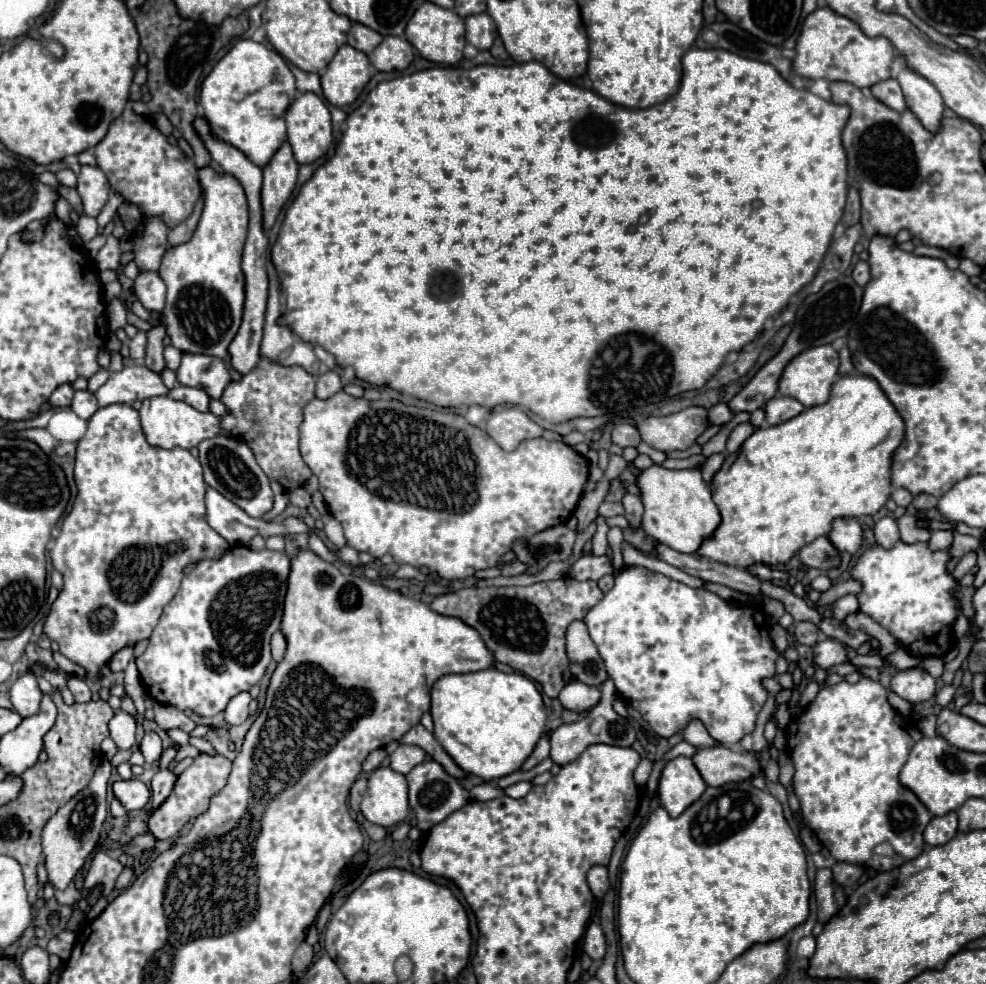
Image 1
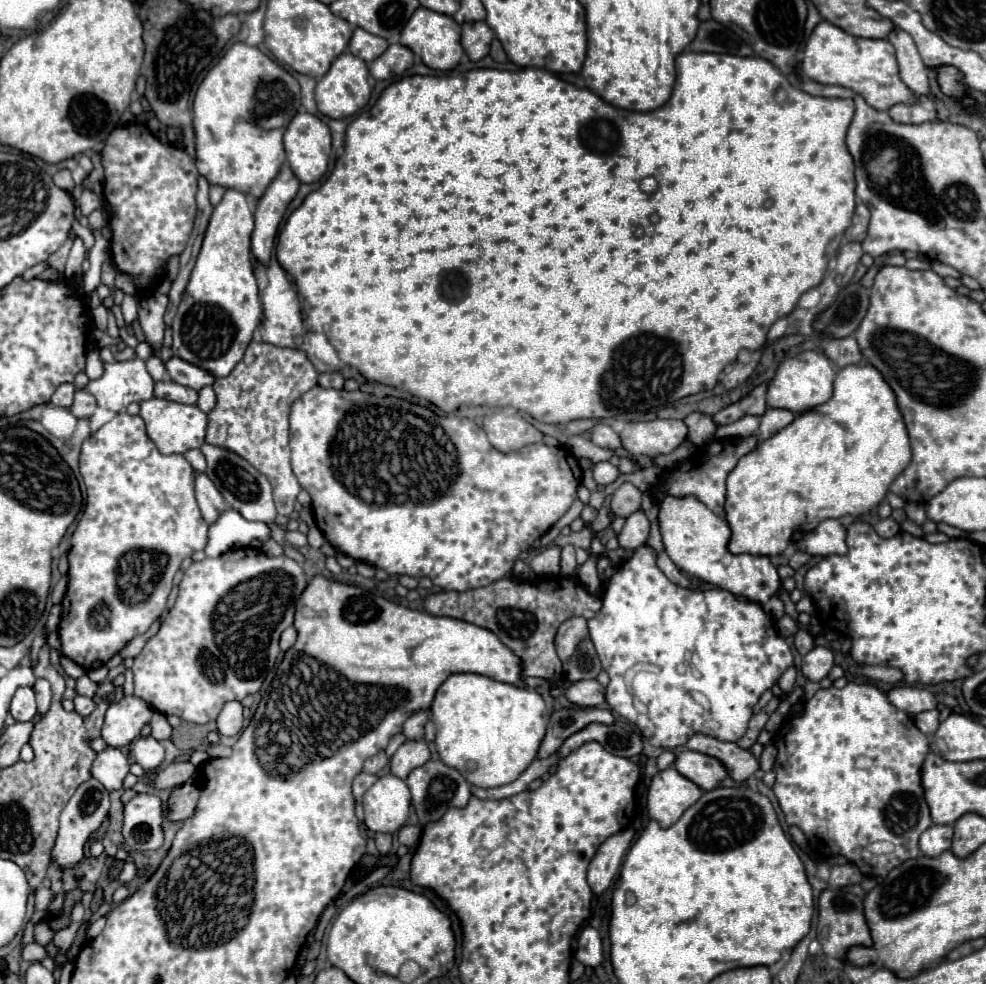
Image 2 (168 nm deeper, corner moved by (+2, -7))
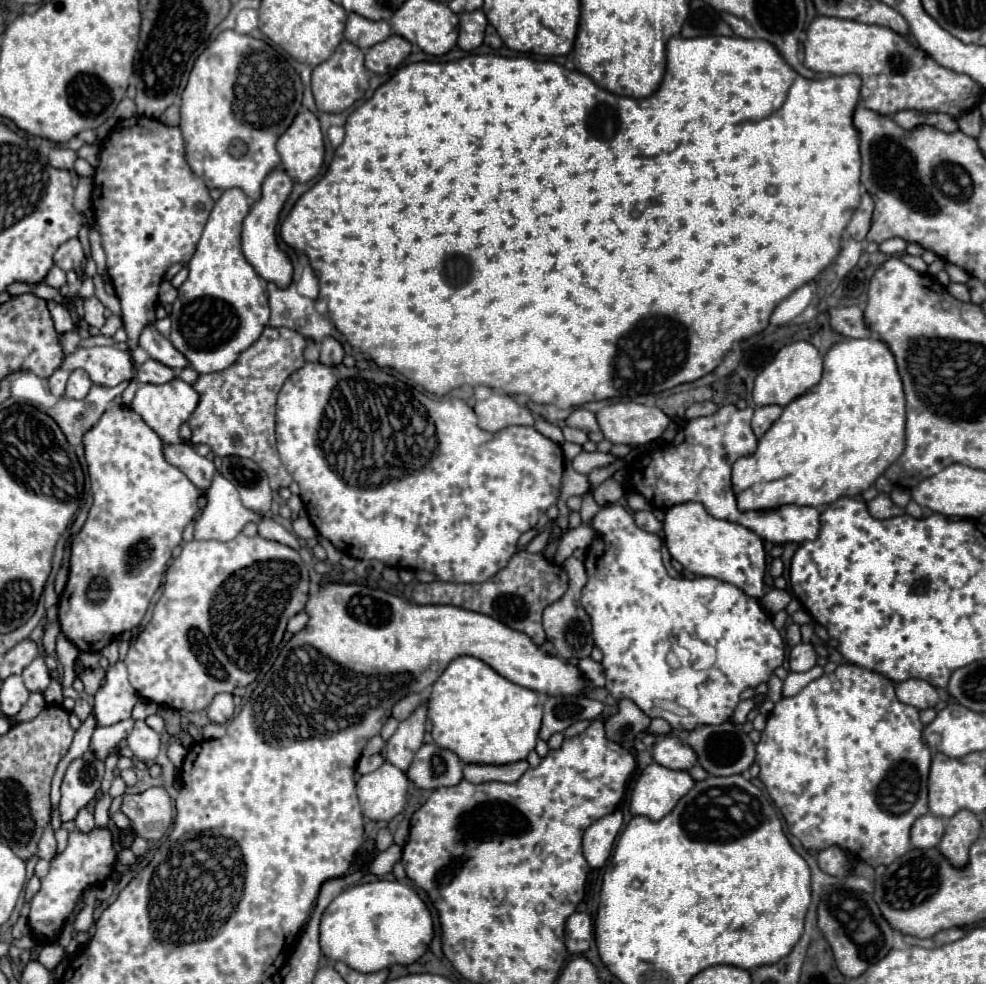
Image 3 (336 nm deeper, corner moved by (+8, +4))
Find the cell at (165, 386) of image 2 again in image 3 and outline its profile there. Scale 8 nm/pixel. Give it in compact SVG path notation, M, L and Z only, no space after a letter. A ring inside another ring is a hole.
M148 358L142 366L138 366L136 370L136 380L140 378L140 382L150 382L150 384L164 384L164 382L170 382L174 378L174 370L160 364L158 360L152 360ZM138 370L140 370L140 376L138 376Z

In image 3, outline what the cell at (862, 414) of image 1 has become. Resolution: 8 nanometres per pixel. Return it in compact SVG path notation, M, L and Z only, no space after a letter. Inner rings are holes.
M850 338L834 344L828 354L824 356L824 372L822 380L818 386L796 400L792 400L782 416L772 424L772 428L758 440L758 448L752 456L738 458L732 466L732 486L738 498L738 508L740 510L768 510L768 508L778 508L782 504L798 504L798 506L822 506L822 504L832 504L834 500L842 496L858 496L864 490L868 490L876 478L902 454L904 450L904 426L906 426L906 400L904 400L904 388L902 388L902 378L898 374L898 366L894 360L894 354L890 352L888 344L880 338Z

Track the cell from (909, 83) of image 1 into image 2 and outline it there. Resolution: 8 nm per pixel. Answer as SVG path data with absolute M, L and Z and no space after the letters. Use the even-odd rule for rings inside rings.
M894 29L888 35L888 41L896 49L900 79L904 79L904 85L912 87L912 91L916 91L916 95L928 95L928 91L930 91L928 67L920 59L920 53L918 53L912 37L902 29Z

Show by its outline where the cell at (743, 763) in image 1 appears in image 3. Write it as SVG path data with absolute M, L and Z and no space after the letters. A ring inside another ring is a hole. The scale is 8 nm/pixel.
M664 736L656 740L652 748L652 758L654 762L670 770L690 770L696 764L694 750L678 736Z

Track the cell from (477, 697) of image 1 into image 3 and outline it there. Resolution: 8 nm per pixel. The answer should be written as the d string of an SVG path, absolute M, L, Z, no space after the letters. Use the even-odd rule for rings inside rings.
M460 656L452 660L448 668L442 672L442 676L434 682L430 692L428 718L434 724L432 738L438 746L456 752L464 764L510 764L526 760L526 756L536 746L542 717L539 694L506 680L504 676L500 676L496 670L492 670L488 664L484 664L474 656Z

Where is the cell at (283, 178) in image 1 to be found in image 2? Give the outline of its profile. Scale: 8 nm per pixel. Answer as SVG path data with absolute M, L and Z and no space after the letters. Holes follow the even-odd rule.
M284 165L280 173L274 177L274 181L268 185L264 195L258 199L258 205L254 211L256 225L252 233L252 253L254 253L254 259L262 265L266 265L270 259L278 225L284 217L288 203L294 199L298 187L300 187L300 181L296 179L296 175L292 175L292 169Z

